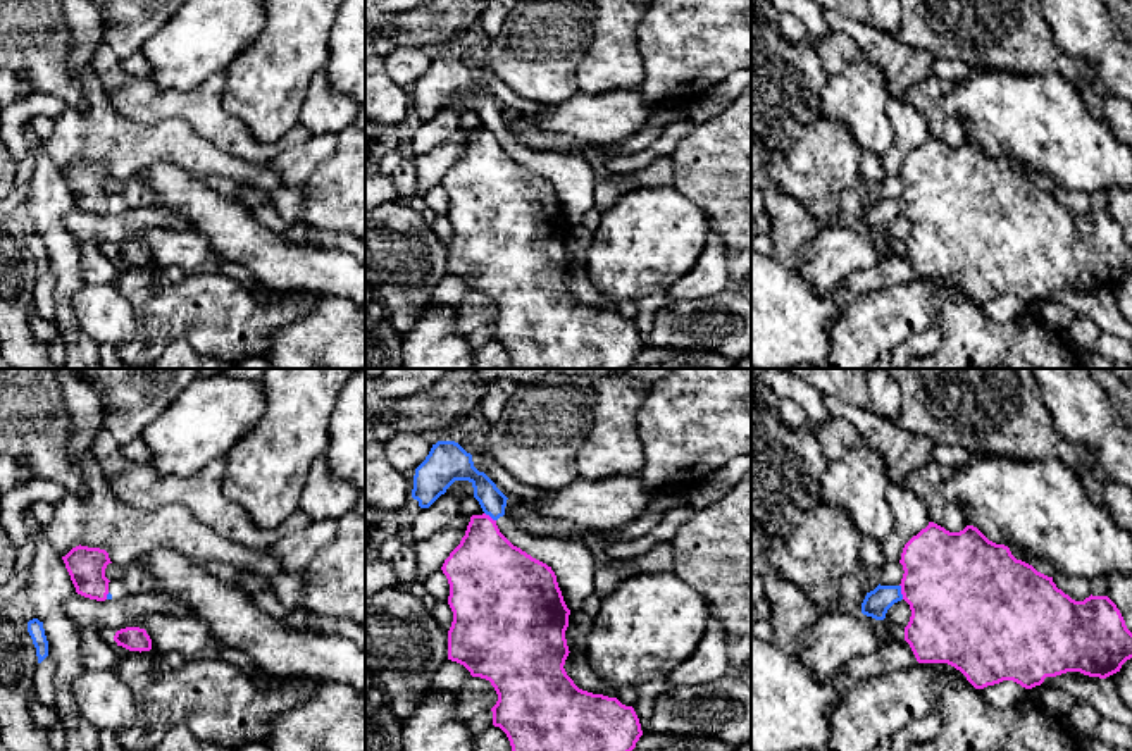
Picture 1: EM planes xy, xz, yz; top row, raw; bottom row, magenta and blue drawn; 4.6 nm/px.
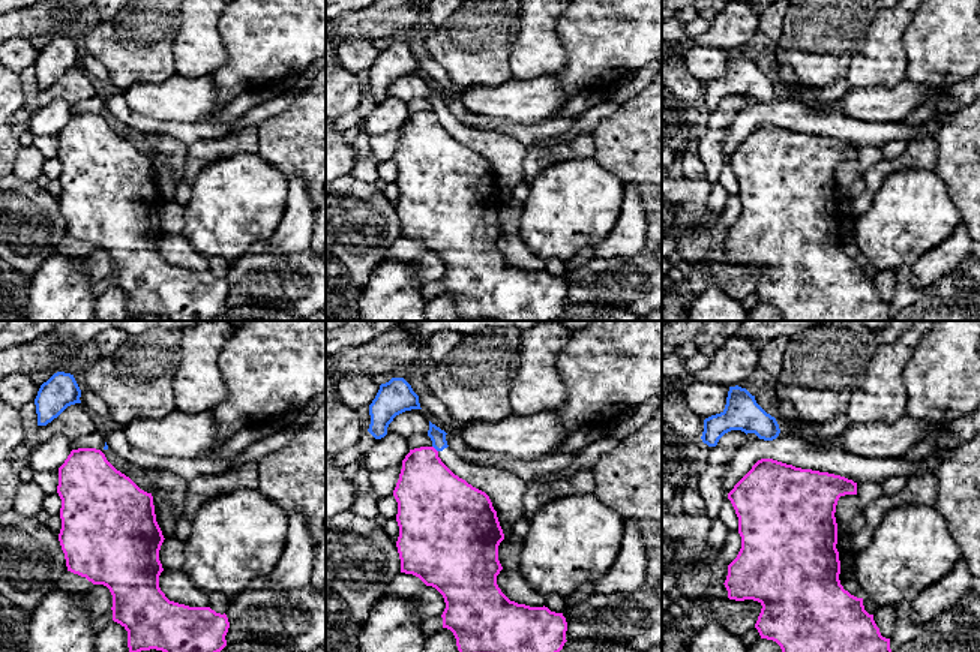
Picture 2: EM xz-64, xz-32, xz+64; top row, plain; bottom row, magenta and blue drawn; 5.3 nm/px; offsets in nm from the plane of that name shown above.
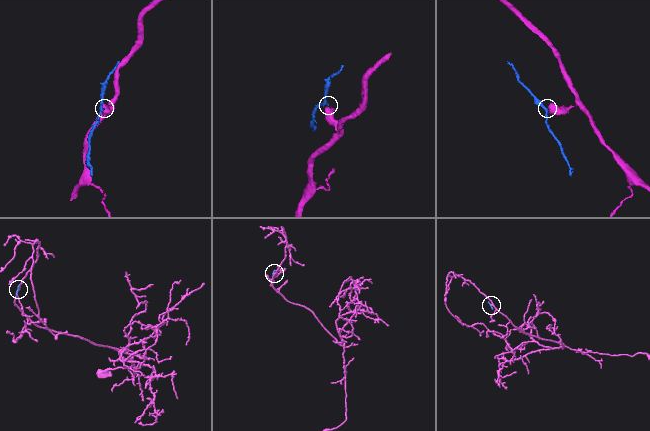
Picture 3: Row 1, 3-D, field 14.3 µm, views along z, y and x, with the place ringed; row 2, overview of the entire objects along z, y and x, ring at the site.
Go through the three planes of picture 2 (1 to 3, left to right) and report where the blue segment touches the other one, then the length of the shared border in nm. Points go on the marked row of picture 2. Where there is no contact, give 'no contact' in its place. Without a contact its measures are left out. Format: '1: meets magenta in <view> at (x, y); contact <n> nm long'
1: no contact
2: meets magenta in xz-32 at (434, 448); contact 50 nm long
3: no contact

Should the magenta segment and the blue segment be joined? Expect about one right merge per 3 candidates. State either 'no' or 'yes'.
no

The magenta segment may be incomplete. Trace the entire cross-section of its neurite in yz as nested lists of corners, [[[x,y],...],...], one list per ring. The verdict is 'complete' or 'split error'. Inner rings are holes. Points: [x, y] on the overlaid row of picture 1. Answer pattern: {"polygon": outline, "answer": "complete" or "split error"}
{"polygon": [[[929,522],[903,548],[901,594],[911,617],[905,641],[918,663],[948,663],[975,689],[1013,680],[1025,689],[1046,677],[1080,672],[1106,679],[1132,658],[1132,632],[1108,596],[1075,601],[1053,577],[1017,560],[1010,548],[989,541],[977,527],[960,532]]], "answer": "complete"}

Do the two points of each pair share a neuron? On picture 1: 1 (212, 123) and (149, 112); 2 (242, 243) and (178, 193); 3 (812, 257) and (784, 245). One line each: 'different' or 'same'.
1: same
2: same
3: different

